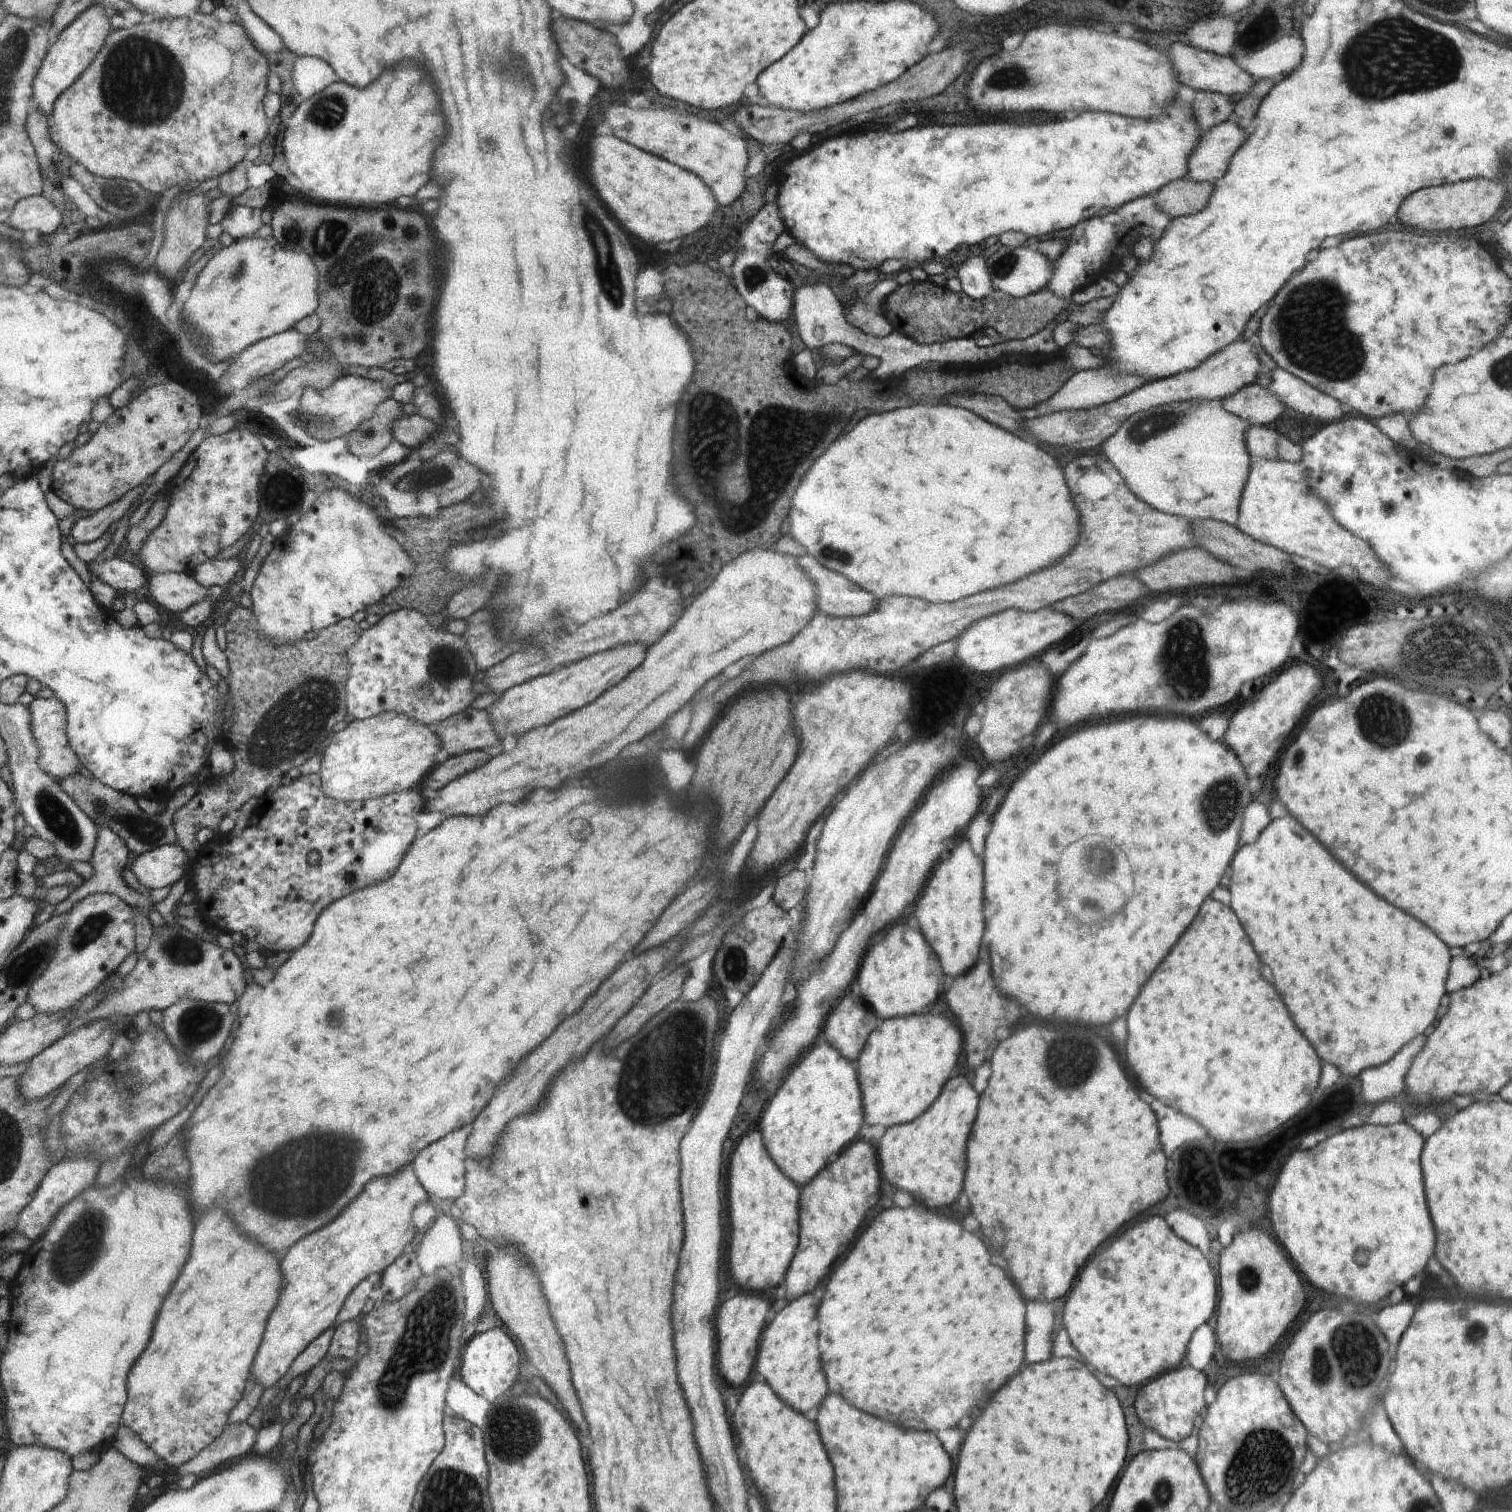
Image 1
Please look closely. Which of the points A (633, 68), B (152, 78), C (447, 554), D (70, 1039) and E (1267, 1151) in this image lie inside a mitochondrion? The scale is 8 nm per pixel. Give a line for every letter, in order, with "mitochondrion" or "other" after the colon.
A: other
B: mitochondrion
C: other
D: other
E: other

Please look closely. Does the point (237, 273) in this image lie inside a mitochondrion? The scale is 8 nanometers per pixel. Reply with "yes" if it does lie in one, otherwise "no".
yes

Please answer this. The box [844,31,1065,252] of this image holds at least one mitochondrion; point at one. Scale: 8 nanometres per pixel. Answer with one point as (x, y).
(1012, 76)

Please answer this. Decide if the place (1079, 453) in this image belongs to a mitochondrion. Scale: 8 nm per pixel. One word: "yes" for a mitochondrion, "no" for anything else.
no

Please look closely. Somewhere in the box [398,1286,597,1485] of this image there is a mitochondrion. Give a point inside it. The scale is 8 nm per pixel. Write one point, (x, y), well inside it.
(515, 1432)

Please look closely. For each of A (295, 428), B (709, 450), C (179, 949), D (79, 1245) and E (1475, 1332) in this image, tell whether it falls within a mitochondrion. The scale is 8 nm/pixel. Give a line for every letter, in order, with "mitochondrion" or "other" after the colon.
A: other
B: mitochondrion
C: mitochondrion
D: mitochondrion
E: mitochondrion

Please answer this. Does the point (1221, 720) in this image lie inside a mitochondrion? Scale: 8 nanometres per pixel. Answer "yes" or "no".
no

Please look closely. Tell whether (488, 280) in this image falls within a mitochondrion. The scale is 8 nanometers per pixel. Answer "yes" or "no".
no

